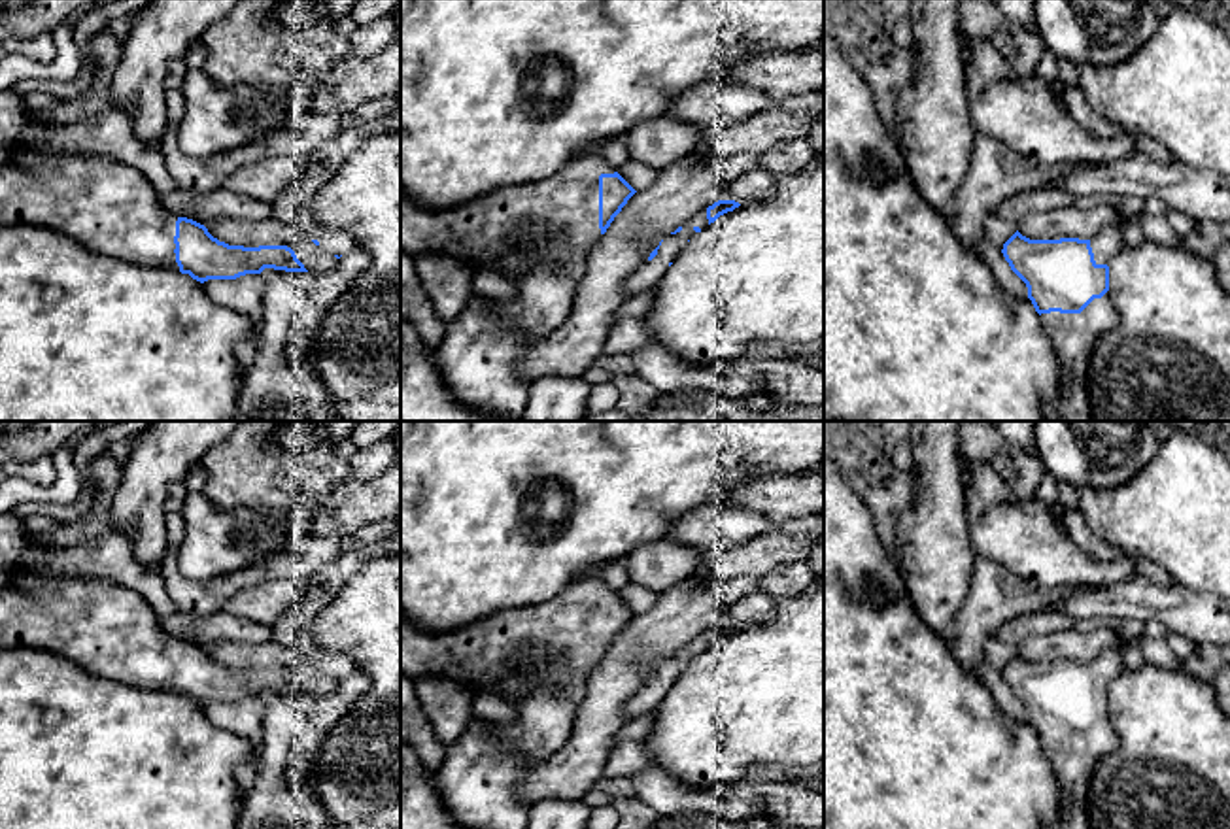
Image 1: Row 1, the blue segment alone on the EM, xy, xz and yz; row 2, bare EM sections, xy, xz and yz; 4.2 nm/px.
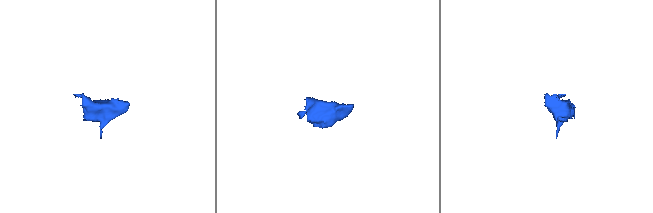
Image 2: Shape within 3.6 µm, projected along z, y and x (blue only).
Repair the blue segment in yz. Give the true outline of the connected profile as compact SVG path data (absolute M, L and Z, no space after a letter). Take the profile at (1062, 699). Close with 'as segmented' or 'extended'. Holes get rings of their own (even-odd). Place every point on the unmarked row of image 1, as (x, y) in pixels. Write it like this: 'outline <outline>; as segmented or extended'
outline M1117 650L1090 663L1030 663L1016 653L1003 667L1058 784L1058 829L1090 829L1086 791L1098 761L1119 746L1107 716L1109 685L1124 668Z; extended

